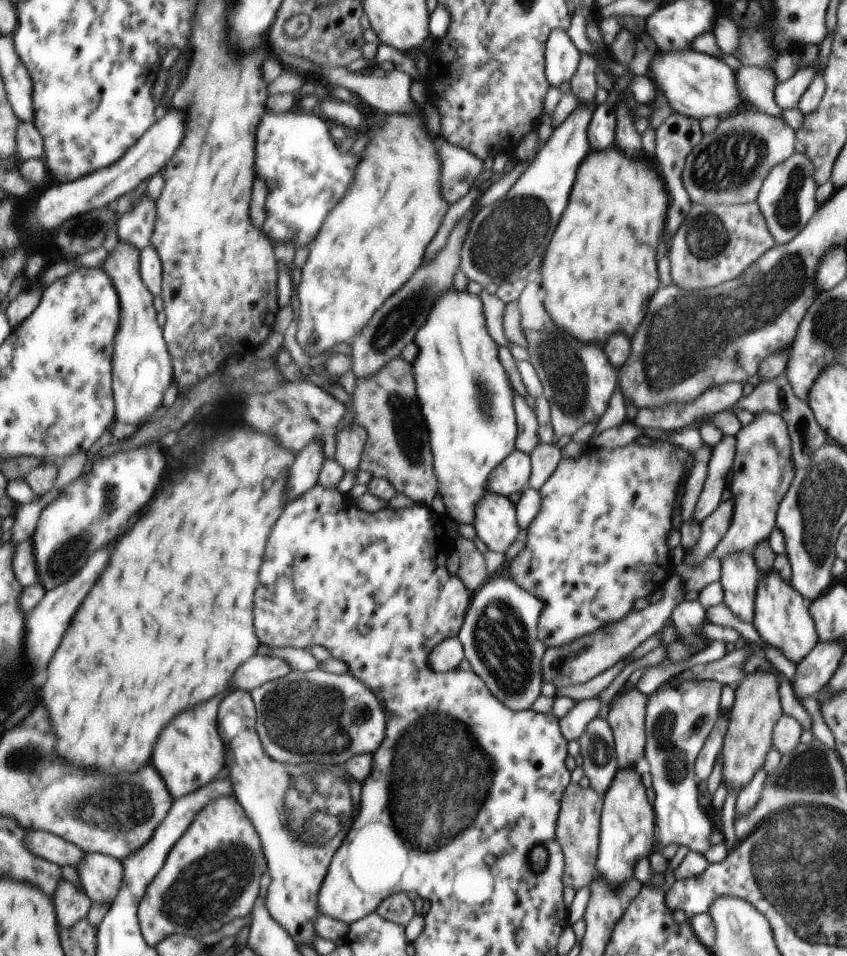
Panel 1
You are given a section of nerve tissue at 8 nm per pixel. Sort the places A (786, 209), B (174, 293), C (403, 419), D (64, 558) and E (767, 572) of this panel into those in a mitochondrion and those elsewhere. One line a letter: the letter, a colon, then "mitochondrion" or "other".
A: mitochondrion
B: other
C: mitochondrion
D: mitochondrion
E: other

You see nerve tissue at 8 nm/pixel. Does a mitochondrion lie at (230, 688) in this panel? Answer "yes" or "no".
no

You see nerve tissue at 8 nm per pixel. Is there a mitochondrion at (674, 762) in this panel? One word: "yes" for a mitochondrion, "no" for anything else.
yes

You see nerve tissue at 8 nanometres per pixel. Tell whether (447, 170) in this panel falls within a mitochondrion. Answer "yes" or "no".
no

